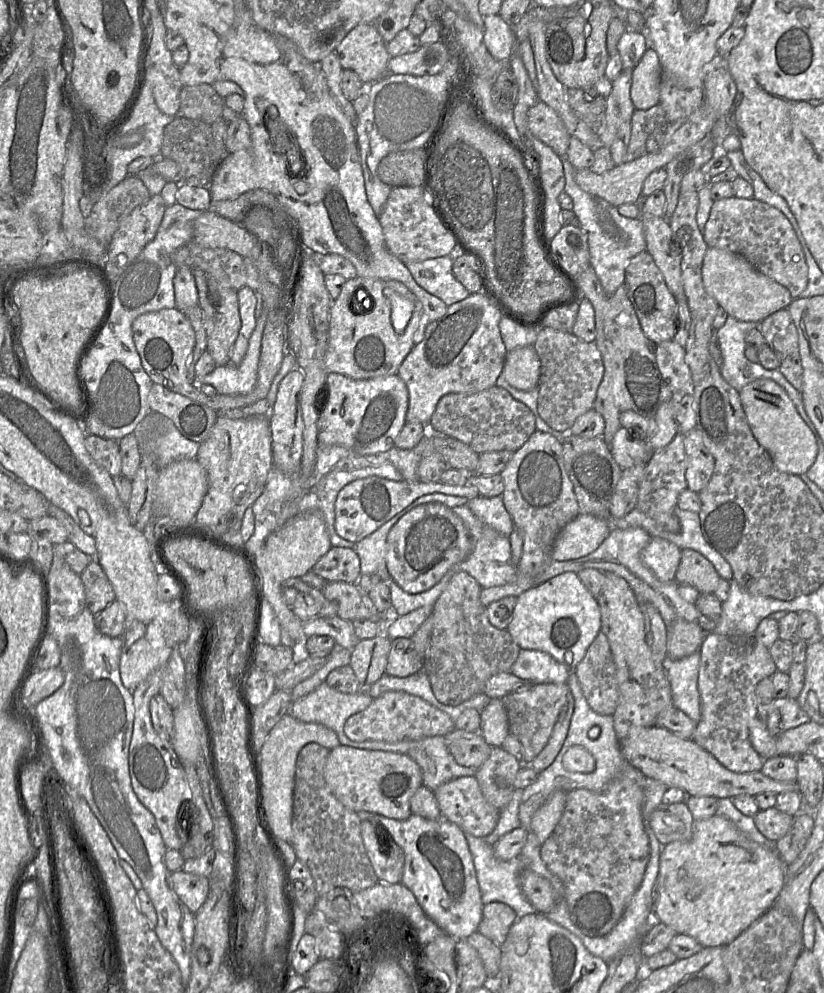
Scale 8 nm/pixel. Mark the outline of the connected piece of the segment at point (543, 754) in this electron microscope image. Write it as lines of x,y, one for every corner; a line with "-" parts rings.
569,692
566,703
559,713
546,746
528,766
540,773
555,760
567,737
573,710
574,698

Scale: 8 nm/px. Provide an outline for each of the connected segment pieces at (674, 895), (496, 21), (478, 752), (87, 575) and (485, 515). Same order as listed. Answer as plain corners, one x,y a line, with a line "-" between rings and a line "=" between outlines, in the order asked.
722,815
694,820
691,840
662,846
653,921
690,935
704,948
725,946
773,906
784,882
785,864
774,849
750,840
=
499,14
485,16
483,22
483,40
489,53
496,60
509,60
518,43
513,29
=
453,729
444,735
445,744
455,761
470,768
479,768
489,757
492,746
477,732
=
91,559
80,576
87,606
93,615
104,610
116,599
112,585
96,559
=
501,495
489,498
477,496
468,499
466,506
488,528
509,537
514,523

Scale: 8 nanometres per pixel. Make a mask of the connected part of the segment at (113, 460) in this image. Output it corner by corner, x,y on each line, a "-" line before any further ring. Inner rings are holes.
86,435
85,446
92,459
112,476
122,474
118,441
96,435

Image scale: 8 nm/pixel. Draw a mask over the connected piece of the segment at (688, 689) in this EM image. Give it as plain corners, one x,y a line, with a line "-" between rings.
700,651
679,660
668,658
663,662
671,686
673,705
698,722
701,718
701,701
698,691

